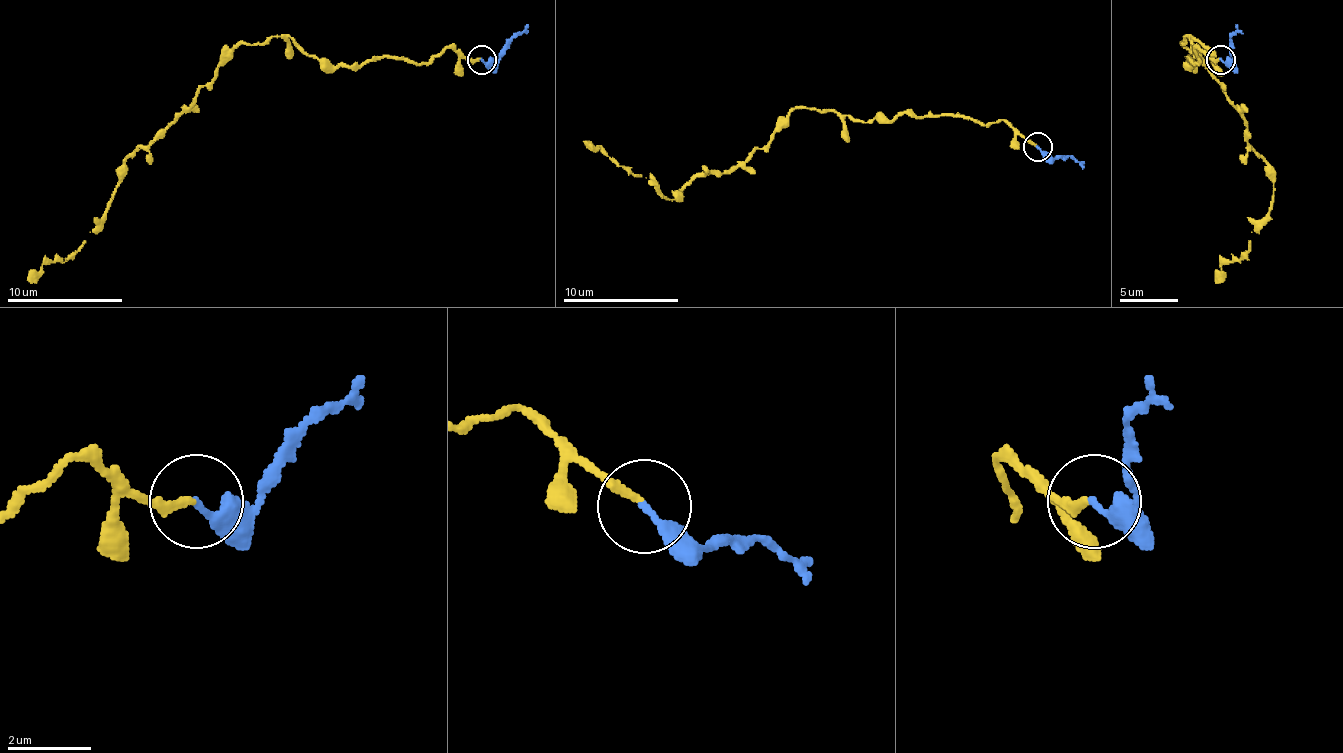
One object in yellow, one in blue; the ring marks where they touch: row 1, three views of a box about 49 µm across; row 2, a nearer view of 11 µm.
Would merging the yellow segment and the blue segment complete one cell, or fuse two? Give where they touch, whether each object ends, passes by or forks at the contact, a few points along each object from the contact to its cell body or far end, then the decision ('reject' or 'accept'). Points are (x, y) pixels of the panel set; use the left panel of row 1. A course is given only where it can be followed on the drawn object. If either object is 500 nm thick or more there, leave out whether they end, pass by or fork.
at (481, 59); yellow ends there; blue ends there; yellow runs (481, 60), (446, 48), (428, 63), (327, 66), (289, 37), (243, 43), (124, 161), (77, 249), (31, 283); blue runs (481, 60), (492, 63), (515, 37), (524, 31), (527, 34); accept

